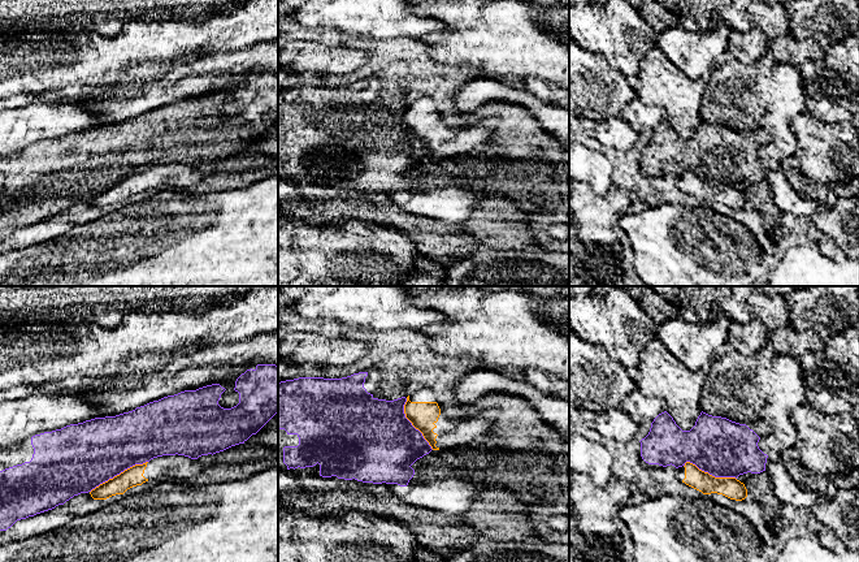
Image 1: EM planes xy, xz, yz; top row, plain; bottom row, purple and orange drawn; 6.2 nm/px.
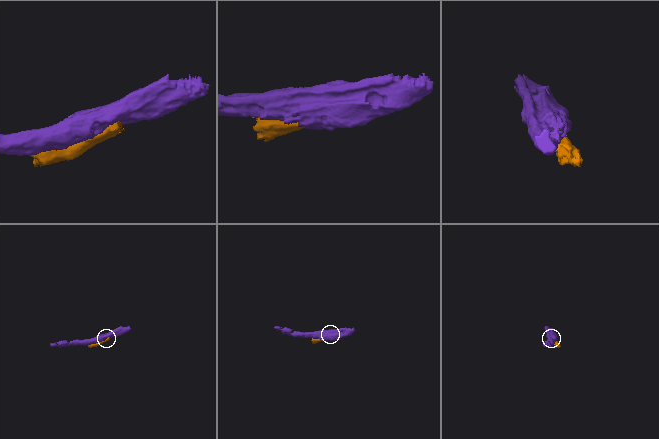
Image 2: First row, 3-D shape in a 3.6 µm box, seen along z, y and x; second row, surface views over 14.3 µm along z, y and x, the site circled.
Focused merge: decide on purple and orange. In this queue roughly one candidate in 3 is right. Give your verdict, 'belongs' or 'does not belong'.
does not belong

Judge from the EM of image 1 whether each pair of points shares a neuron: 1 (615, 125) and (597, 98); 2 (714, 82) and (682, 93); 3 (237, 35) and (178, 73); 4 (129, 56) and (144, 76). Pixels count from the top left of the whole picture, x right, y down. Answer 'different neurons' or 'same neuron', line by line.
1: different neurons
2: different neurons
3: different neurons
4: different neurons

